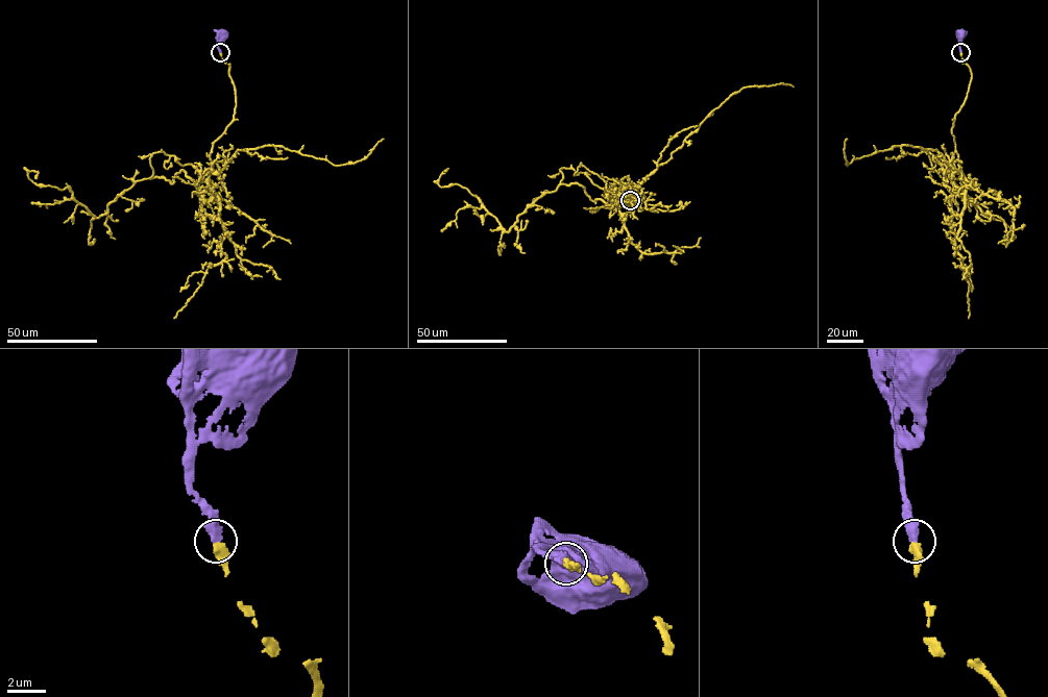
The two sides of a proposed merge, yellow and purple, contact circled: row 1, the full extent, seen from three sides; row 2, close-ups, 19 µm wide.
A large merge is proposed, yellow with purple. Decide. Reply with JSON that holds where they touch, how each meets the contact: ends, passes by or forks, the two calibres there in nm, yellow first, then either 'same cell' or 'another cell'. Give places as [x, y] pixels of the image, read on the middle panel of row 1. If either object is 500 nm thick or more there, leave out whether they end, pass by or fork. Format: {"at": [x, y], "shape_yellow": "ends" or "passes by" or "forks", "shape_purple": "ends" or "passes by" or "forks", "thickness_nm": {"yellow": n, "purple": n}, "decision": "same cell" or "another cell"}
{"at": [630, 200], "thickness_nm": {"yellow": 440, "purple": 500}, "decision": "same cell"}

